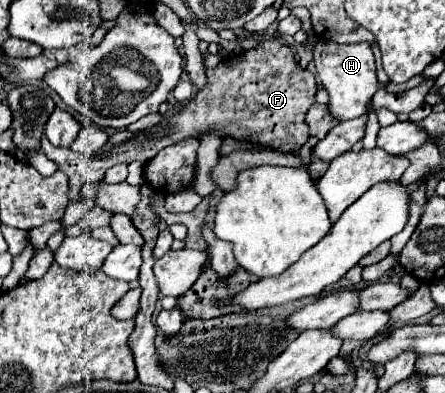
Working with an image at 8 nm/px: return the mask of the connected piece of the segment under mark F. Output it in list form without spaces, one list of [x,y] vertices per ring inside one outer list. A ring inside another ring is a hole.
[[[273,39],[273,41],[263,41],[259,47],[255,49],[249,49],[249,51],[243,51],[241,55],[231,55],[227,59],[221,61],[219,67],[215,69],[209,69],[207,71],[207,87],[203,91],[199,91],[195,95],[195,99],[187,101],[185,105],[185,111],[181,111],[179,115],[171,117],[171,119],[165,119],[163,123],[147,129],[147,131],[139,131],[139,133],[131,133],[127,129],[123,131],[115,131],[111,137],[109,137],[109,143],[93,153],[93,155],[85,155],[85,153],[77,153],[73,149],[61,149],[61,147],[53,147],[49,143],[49,139],[43,134],[41,137],[41,149],[45,151],[45,155],[55,161],[58,169],[63,171],[69,178],[71,183],[71,193],[69,193],[69,199],[75,201],[81,193],[81,185],[85,183],[91,183],[91,181],[97,181],[97,179],[103,179],[105,171],[117,163],[131,163],[131,161],[149,161],[151,157],[155,157],[163,147],[169,147],[169,145],[175,145],[177,141],[183,141],[185,137],[197,137],[199,133],[205,133],[209,129],[217,131],[221,137],[225,135],[231,135],[235,139],[243,139],[243,141],[253,141],[253,143],[259,143],[263,147],[271,147],[271,149],[277,149],[277,151],[283,151],[283,153],[297,153],[299,147],[309,139],[309,129],[307,129],[307,123],[305,123],[305,113],[307,109],[311,107],[311,103],[315,101],[315,79],[309,71],[301,69],[297,63],[295,63],[295,57],[291,53],[291,49],[287,45],[283,45],[281,41]]]

